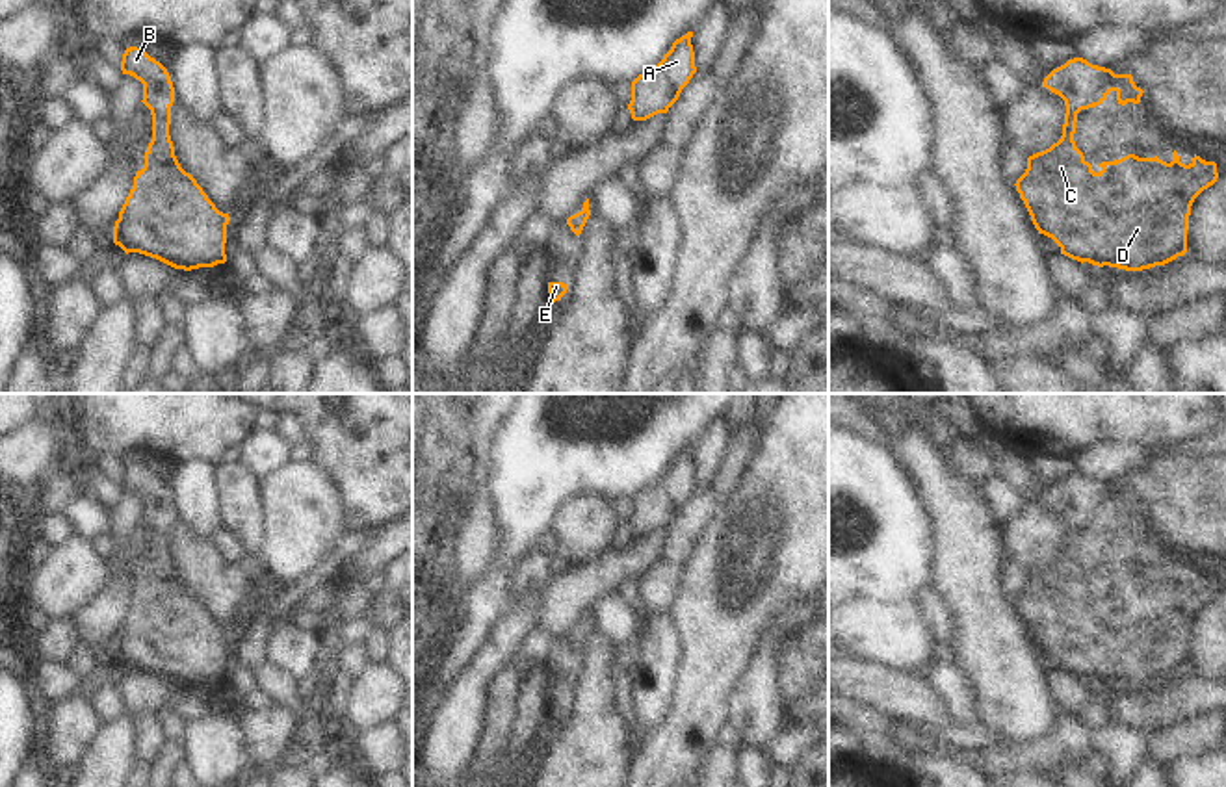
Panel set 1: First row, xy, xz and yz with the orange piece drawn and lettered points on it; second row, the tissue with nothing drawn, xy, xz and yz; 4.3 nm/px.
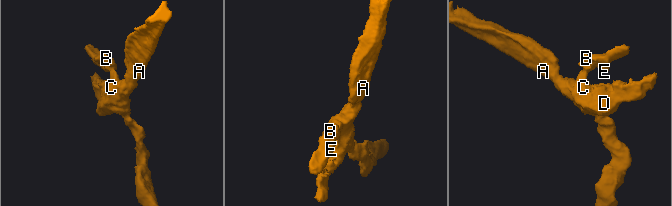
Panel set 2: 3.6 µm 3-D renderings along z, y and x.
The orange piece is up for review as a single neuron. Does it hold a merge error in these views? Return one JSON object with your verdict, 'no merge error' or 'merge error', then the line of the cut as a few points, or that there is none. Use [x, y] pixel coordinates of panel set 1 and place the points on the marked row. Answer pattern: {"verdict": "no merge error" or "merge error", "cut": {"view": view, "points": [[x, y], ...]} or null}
{"verdict": "no merge error", "cut": null}

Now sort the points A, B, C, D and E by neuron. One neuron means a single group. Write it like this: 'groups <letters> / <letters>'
groups A B C D E

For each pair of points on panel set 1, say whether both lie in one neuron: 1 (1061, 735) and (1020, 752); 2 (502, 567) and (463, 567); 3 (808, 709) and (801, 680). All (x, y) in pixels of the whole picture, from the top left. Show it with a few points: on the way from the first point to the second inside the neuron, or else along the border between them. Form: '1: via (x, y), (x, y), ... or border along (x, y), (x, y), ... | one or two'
1: via (1052, 745), (1044, 752), (1030, 752) | one
2: border along (493, 524), (491, 559), (457, 600) | two
3: border along (808, 696), (795, 704), (784, 704) | two

